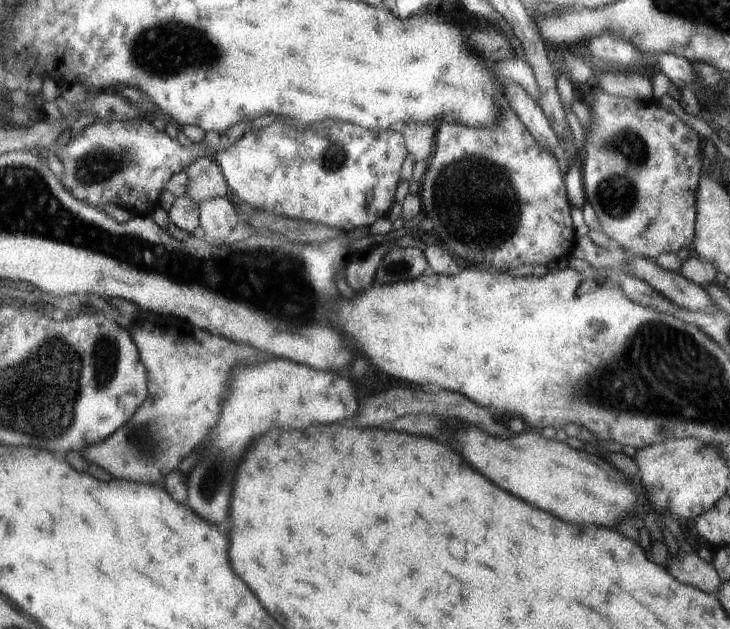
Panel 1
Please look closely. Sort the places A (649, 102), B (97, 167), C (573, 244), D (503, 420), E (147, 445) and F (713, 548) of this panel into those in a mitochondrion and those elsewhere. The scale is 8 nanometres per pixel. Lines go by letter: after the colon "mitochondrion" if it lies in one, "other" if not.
A: other
B: mitochondrion
C: other
D: other
E: mitochondrion
F: other

